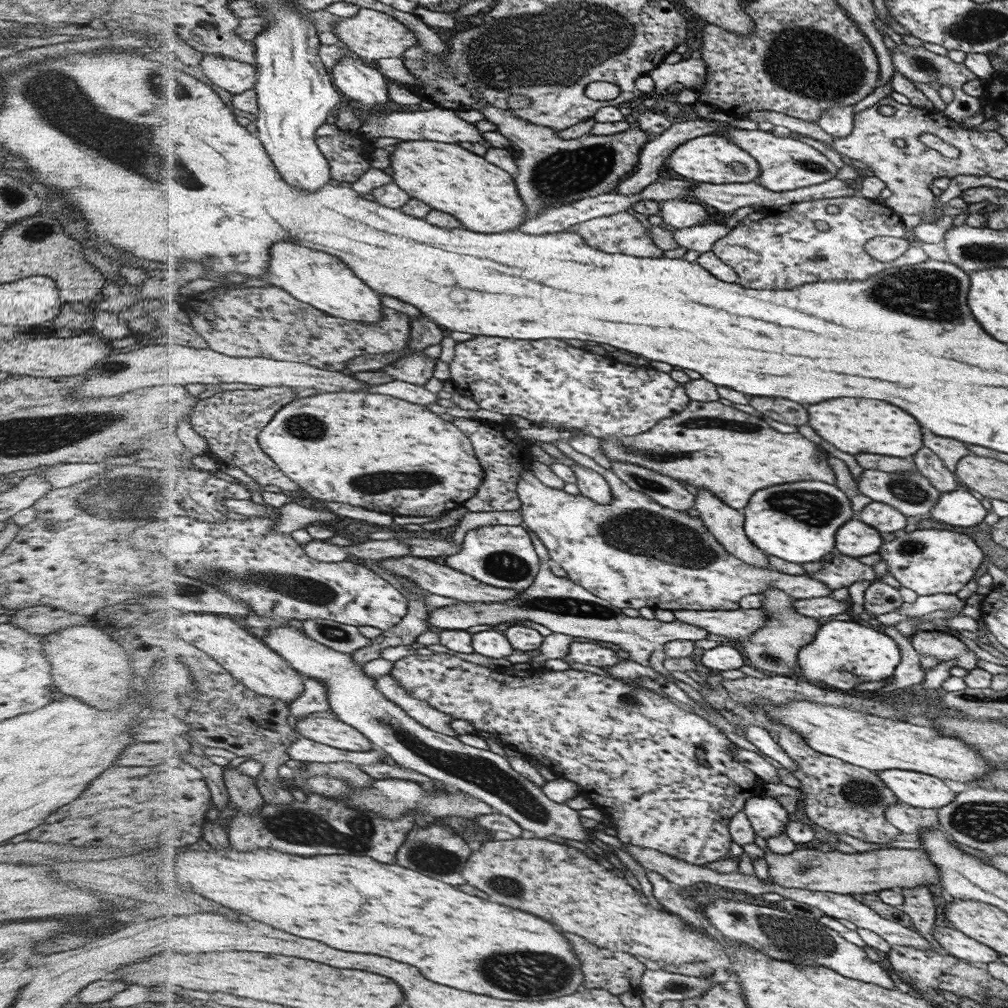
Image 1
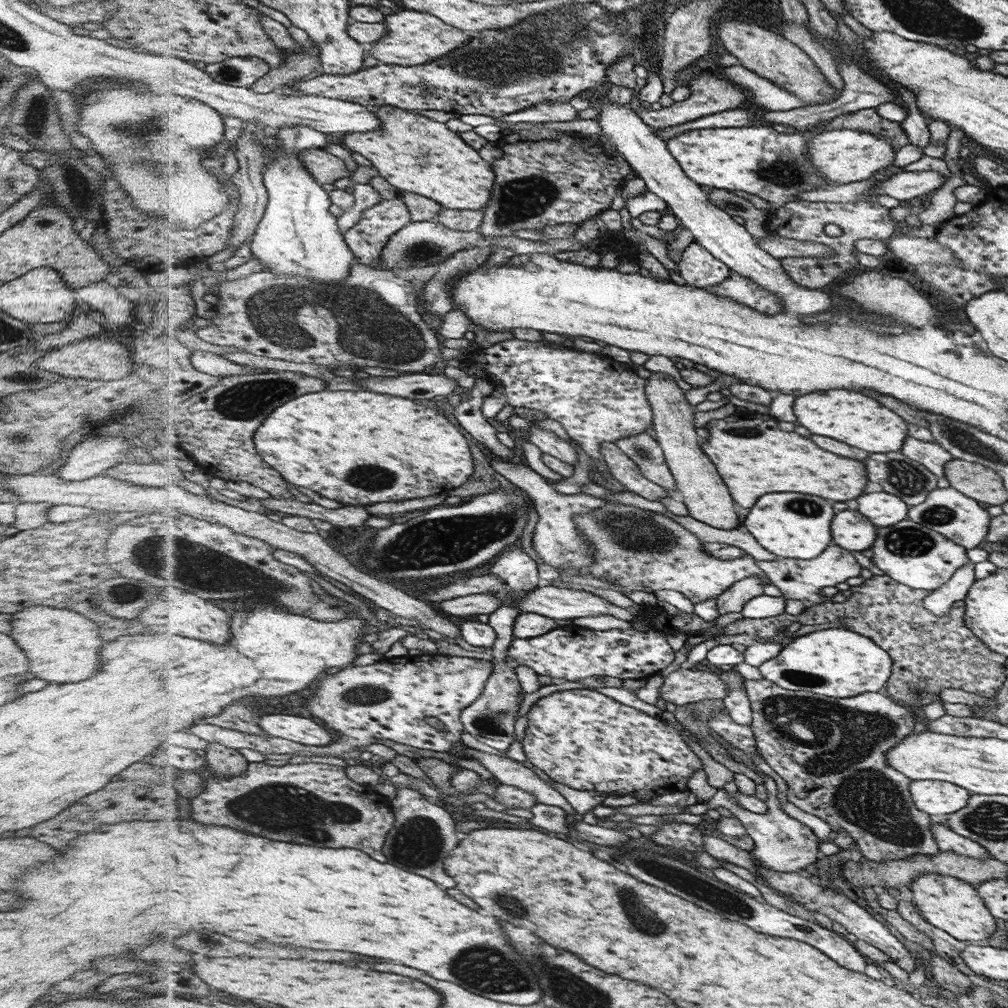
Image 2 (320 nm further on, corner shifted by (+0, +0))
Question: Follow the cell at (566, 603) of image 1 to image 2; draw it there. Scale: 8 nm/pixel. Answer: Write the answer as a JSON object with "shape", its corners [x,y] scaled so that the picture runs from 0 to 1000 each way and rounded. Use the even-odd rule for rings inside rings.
{"shape":[[[742,572],[729,577],[724,584],[720,584],[710,592],[713,611],[736,607],[738,599],[742,595],[757,588],[758,581],[759,579],[754,572]]]}

